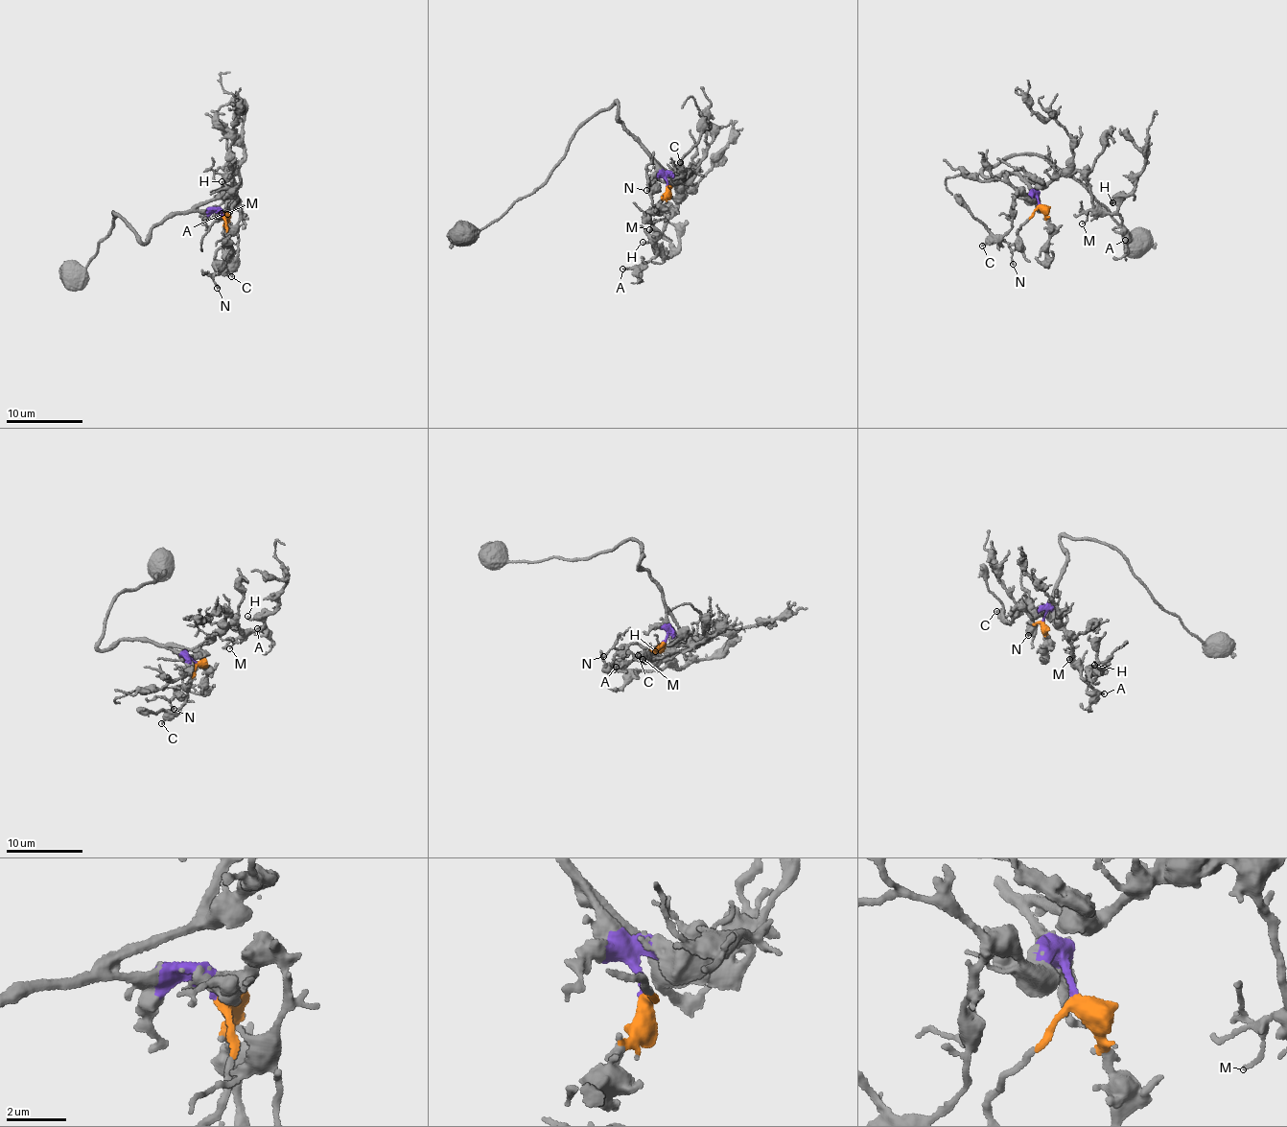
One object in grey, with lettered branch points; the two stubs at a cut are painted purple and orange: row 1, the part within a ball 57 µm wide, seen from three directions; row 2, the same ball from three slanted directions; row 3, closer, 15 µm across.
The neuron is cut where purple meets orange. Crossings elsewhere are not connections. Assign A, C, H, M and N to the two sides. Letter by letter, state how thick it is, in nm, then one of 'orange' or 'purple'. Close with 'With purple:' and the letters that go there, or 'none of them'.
A: 140 nm | purple
C: 280 nm | purple
H: 180 nm | purple
M: 130 nm | purple
N: 160 nm | orange
With purple: A, C, H, M

